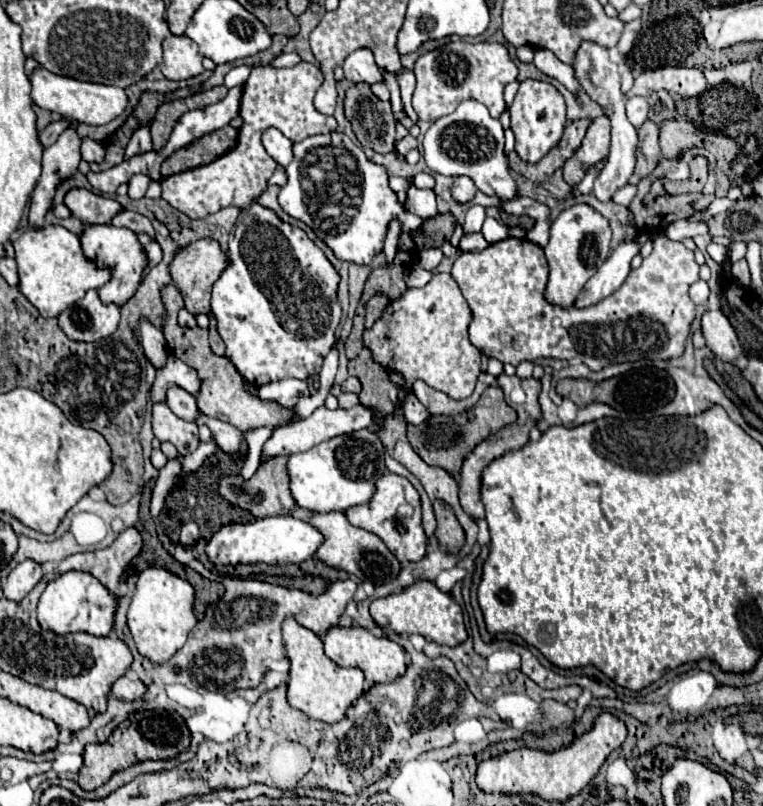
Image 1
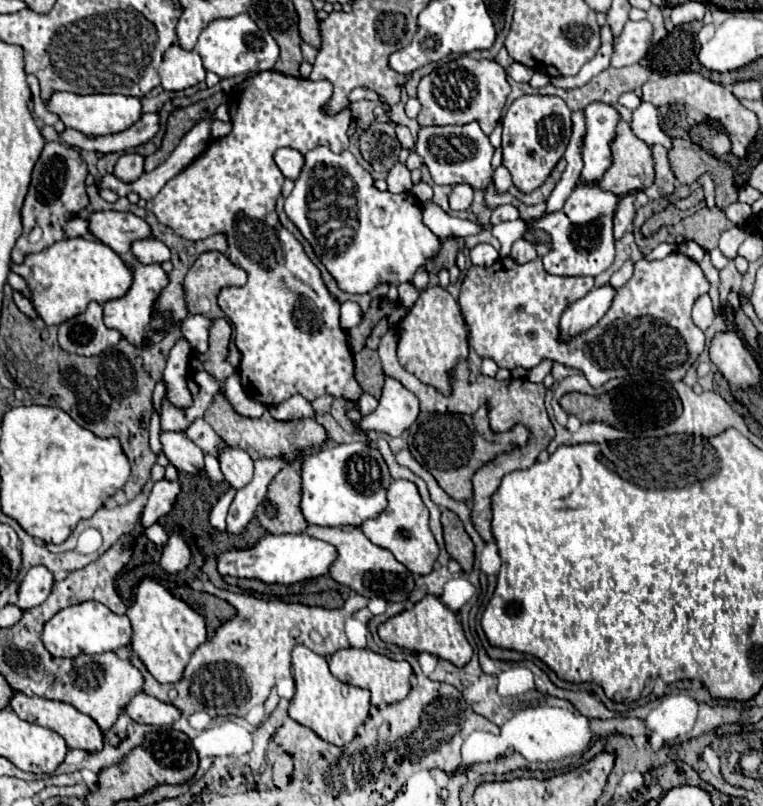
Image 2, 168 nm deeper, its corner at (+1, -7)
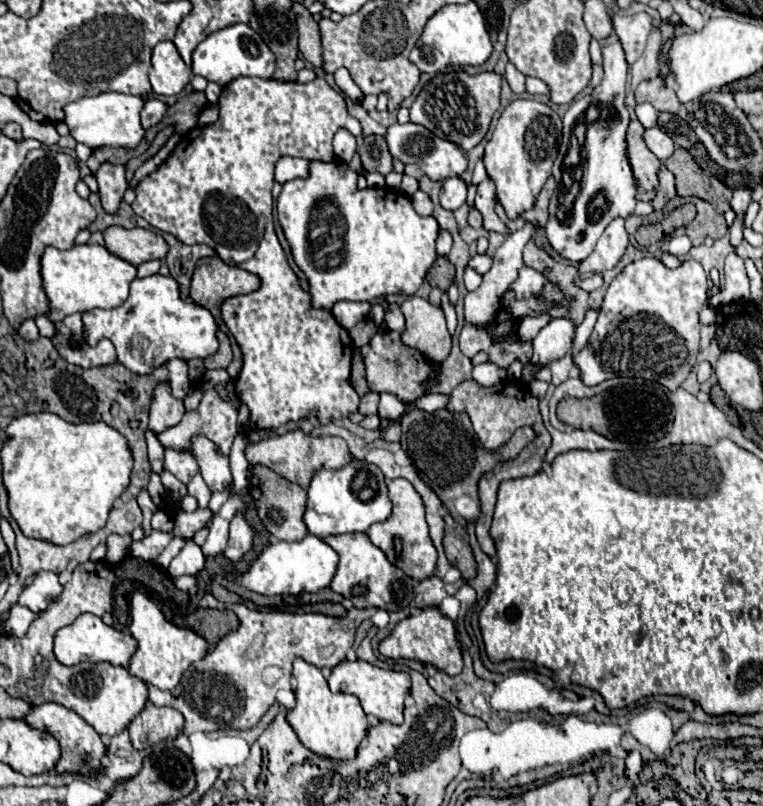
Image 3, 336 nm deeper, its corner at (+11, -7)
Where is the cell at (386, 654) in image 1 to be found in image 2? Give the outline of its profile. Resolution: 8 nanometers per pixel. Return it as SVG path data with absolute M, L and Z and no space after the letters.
M346 648L346 650L340 650L336 654L332 654L328 658L328 664L330 664L330 672L350 684L350 686L358 686L358 688L366 688L370 690L372 694L372 704L374 706L380 706L380 704L394 704L394 702L400 702L408 696L410 692L410 676L412 676L412 666L406 662L406 660L390 660L388 656L382 656L382 654L376 654L372 650L358 650L358 648Z

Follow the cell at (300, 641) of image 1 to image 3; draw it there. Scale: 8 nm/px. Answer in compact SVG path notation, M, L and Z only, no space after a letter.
M302 658L294 660L292 676L296 680L296 690L294 690L296 706L292 710L288 710L286 720L298 734L300 742L308 750L312 750L320 756L326 756L326 758L334 758L334 760L354 758L356 748L368 730L368 720L366 720L366 714L364 714L358 698L352 694L344 694L344 692L334 694L328 688L324 674Z

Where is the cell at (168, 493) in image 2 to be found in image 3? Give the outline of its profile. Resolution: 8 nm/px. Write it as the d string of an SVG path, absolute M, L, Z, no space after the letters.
M126 534L126 536L108 536L106 538L106 562L108 564L116 564L120 562L126 554L128 554L128 546L132 544L132 536Z

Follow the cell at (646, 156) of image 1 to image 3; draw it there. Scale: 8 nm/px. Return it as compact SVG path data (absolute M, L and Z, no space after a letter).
M662 166L662 172L658 172L658 180L660 180L660 186L658 186L658 196L652 200L652 206L654 210L662 210L664 204L676 196L676 188L674 188L674 176L672 172Z

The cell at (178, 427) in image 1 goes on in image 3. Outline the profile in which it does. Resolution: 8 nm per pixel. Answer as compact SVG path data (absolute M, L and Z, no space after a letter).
M164 448L164 468L170 470L180 482L188 484L190 478L198 472L198 464L188 450Z

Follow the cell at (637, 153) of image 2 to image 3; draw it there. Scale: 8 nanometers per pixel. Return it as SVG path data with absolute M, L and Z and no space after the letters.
M638 120L630 122L630 128L626 132L626 156L630 160L634 180L638 184L638 200L652 200L658 188L658 168L660 160L646 148L642 140L644 126Z

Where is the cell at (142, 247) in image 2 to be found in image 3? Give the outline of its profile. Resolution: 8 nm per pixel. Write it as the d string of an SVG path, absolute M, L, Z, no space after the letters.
M146 260L146 262L142 262L138 266L138 276L144 278L144 276L150 276L150 274L156 274L158 268L160 268L160 264L162 264L160 260Z

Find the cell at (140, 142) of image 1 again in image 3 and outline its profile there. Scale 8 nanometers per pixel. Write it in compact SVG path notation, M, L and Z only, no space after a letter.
M104 162L100 166L100 170L96 172L96 180L100 186L100 198L102 198L102 206L106 212L116 212L118 204L128 188L128 180L126 180L126 166L122 164L110 164Z

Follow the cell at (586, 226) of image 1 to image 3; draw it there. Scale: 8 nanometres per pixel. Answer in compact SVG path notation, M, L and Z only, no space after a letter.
M616 34L606 36L606 40L600 40L602 48L602 68L604 68L604 78L600 86L596 86L588 96L582 96L574 100L564 114L564 138L558 150L558 158L554 162L552 174L556 178L556 190L550 200L550 210L548 210L548 224L546 224L546 236L550 246L562 256L572 262L582 262L594 252L594 246L598 238L602 236L604 228L618 216L626 218L634 212L636 206L636 186L632 178L632 170L626 158L626 126L630 122L628 110L624 106L624 88L626 88L626 70L628 64L624 60L624 52L620 46L620 40Z

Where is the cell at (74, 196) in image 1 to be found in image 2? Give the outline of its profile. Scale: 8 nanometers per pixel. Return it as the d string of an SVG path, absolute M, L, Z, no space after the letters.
M114 210L94 212L90 216L90 232L120 256L128 254L136 240L152 238L152 230L146 220L130 212Z

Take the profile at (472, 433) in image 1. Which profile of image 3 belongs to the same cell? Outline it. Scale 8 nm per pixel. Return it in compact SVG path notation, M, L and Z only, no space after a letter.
M412 410L400 420L400 424L402 424L402 448L414 460L418 476L438 494L438 498L450 512L454 512L456 498L464 494L476 498L480 476L484 472L490 472L498 460L516 458L518 452L532 438L532 432L528 428L518 428L510 438L510 442L506 442L502 448L494 452L488 452L486 448L480 446L468 414L454 414L448 410L436 410L432 414L424 410Z

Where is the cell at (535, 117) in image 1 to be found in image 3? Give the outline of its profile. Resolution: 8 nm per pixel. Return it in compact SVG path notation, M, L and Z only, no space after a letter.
M518 98L508 108L504 108L494 134L486 144L484 166L496 184L498 200L504 206L508 218L516 218L534 204L538 192L550 176L560 138L562 120L548 104Z

